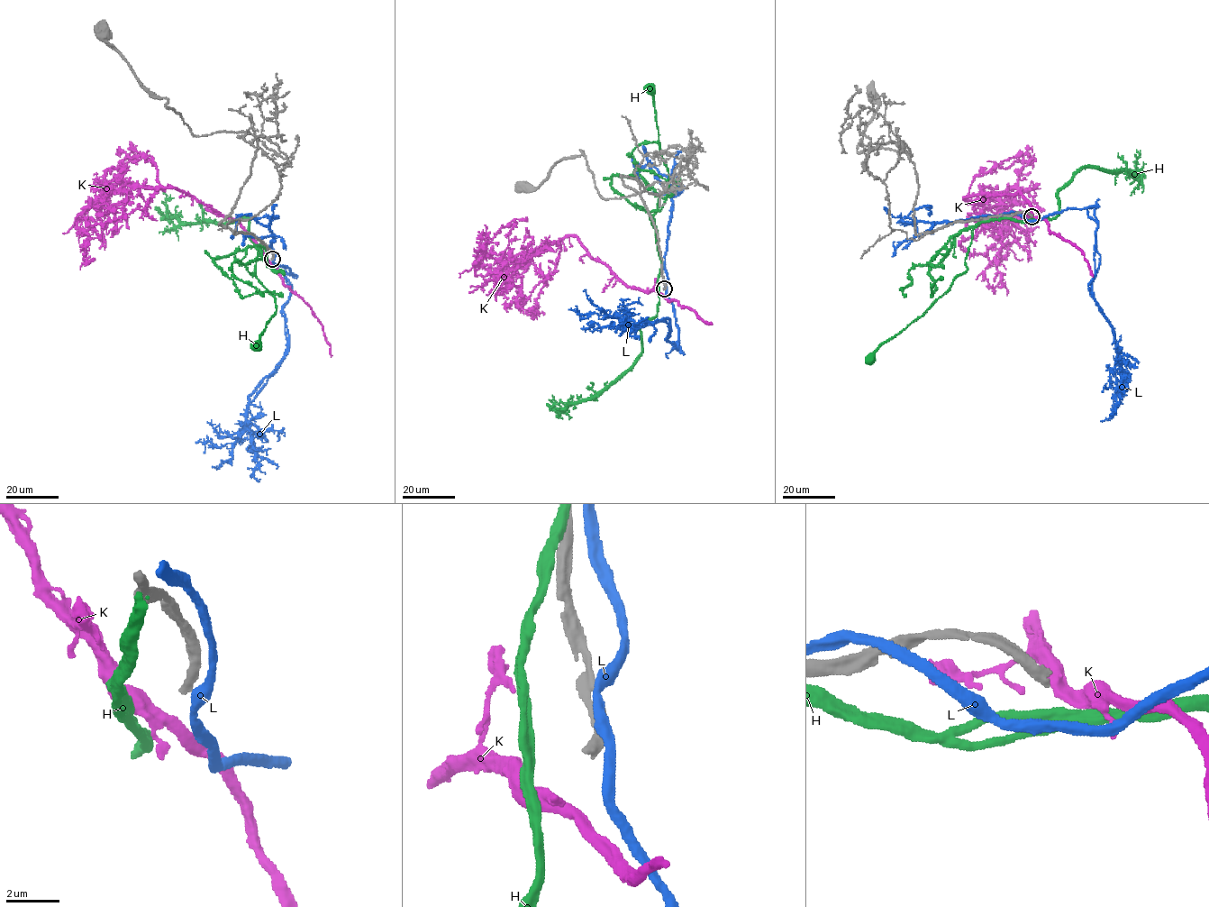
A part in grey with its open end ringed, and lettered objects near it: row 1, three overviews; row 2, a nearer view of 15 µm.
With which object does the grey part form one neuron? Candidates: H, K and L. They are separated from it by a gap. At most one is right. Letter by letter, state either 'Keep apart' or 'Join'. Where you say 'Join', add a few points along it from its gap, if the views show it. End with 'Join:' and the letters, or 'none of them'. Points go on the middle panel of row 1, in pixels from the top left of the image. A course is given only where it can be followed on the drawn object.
H: Keep apart
K: Keep apart
L: Keep apart
Join: none of them

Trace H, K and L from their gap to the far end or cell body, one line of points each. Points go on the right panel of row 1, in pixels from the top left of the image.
H: (1032, 219), (980, 222), (972, 230), (967, 270), (869, 359)
K: (1036, 218), (1019, 193), (964, 197), (1003, 219), (1014, 240), (991, 262), (959, 240)
L: (1031, 220), (1094, 206), (1087, 213), (1096, 224), (1093, 298), (1113, 332), (1120, 361), (1116, 403), (1103, 421)

